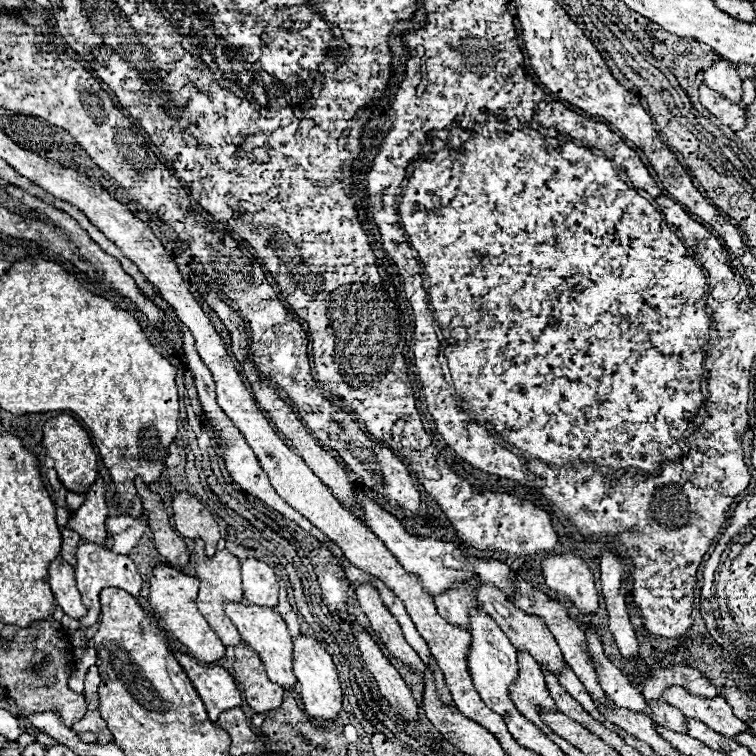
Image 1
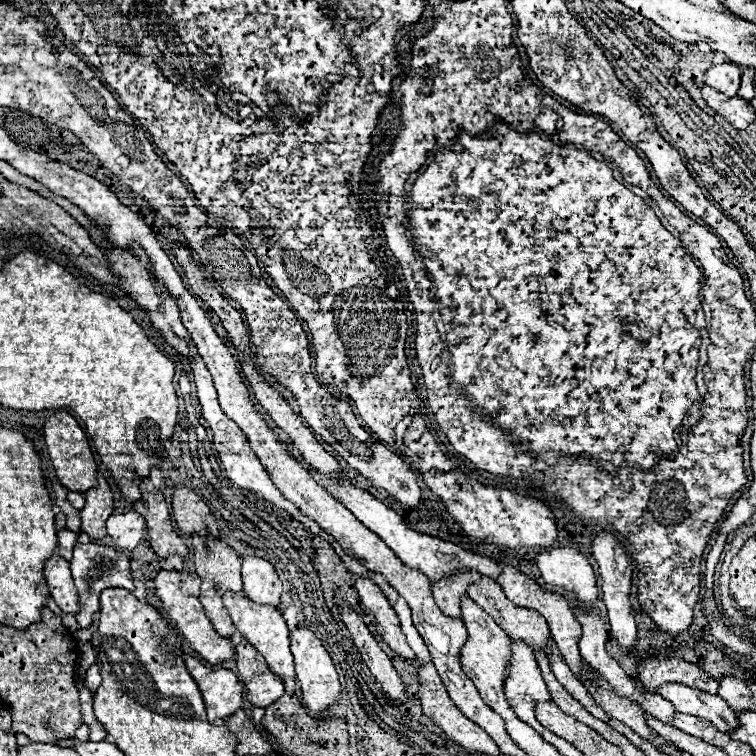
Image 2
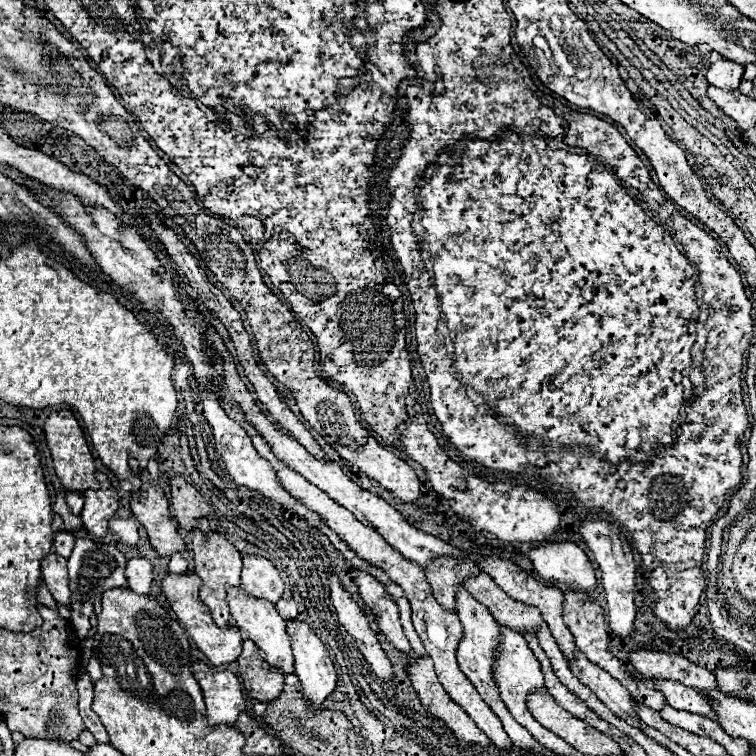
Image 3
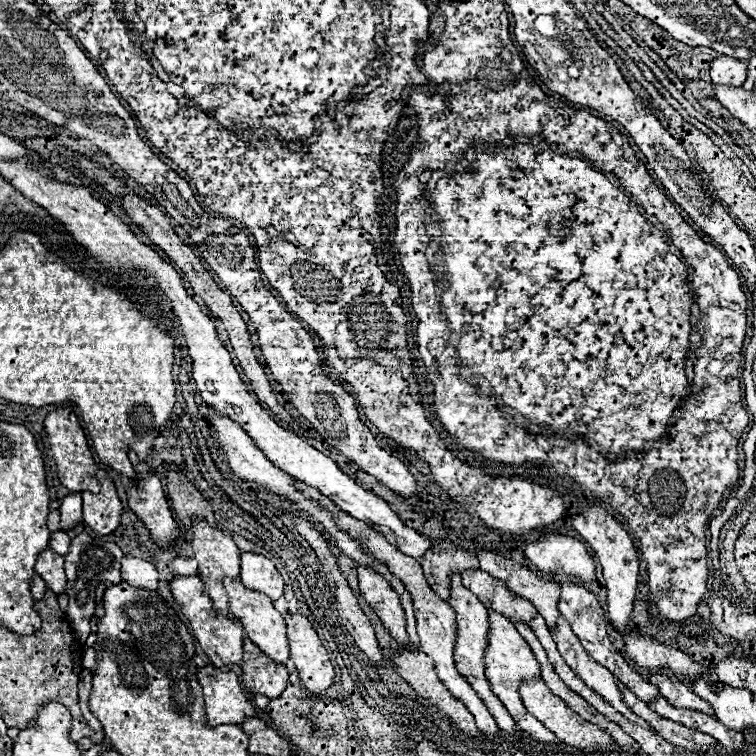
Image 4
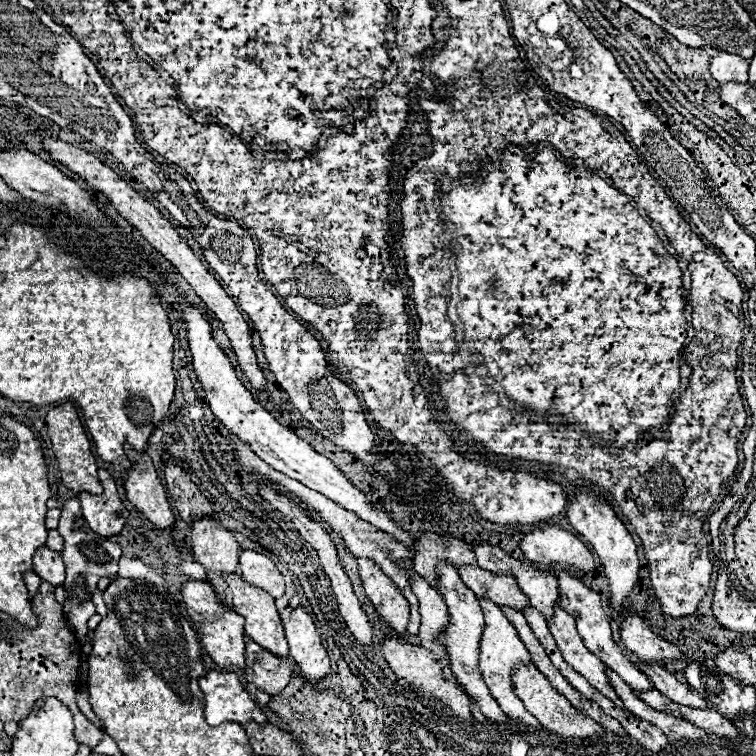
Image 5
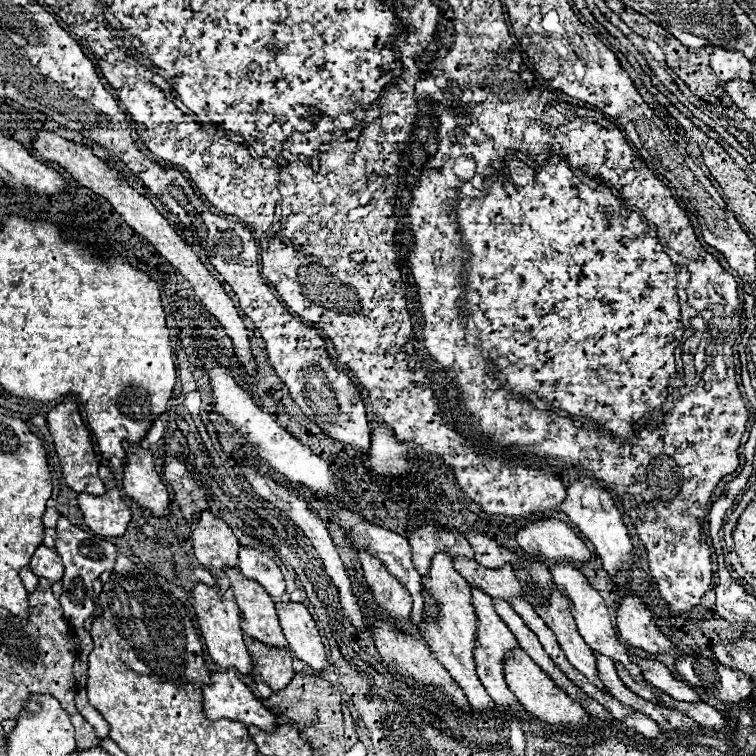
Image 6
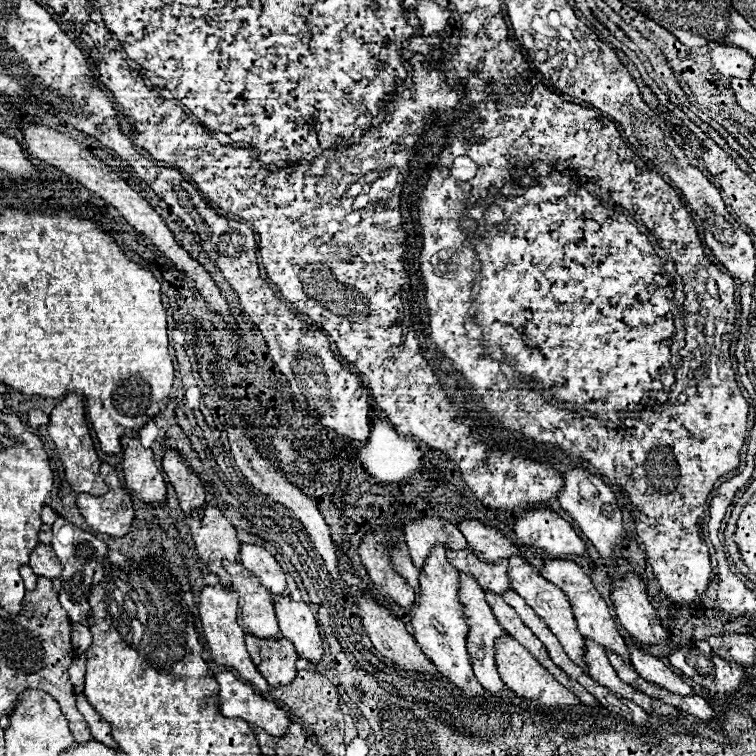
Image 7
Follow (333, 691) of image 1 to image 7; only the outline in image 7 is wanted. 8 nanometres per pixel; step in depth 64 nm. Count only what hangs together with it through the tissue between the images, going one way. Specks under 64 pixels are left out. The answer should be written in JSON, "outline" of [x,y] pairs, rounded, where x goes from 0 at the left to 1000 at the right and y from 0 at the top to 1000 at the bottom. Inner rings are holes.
{"outline":[[[362,788],[362,804],[373,841],[389,852],[397,870],[421,878],[429,862],[426,844],[407,799],[392,796],[384,788]]]}

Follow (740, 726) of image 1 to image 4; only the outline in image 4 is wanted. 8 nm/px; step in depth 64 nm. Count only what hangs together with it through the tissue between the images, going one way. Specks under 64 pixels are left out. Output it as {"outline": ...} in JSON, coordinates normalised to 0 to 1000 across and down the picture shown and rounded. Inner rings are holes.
{"outline":[[[873,889],[873,892],[860,892],[857,899],[870,907],[873,918],[886,931],[892,931],[897,937],[913,937],[913,939],[944,944],[944,939],[939,937],[939,931],[934,926],[929,926],[923,918],[918,918],[905,902],[897,902],[892,894],[884,894],[884,892]]]}

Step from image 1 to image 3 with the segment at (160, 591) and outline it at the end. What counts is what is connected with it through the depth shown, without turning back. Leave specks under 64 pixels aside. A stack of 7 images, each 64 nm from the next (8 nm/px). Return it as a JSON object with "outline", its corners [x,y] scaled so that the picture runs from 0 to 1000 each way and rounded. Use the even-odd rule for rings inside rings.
{"outline":[[[222,759],[214,767],[214,780],[217,788],[222,791],[228,807],[233,810],[235,823],[243,828],[243,833],[257,844],[259,854],[278,870],[278,876],[283,881],[294,881],[294,878],[304,878],[310,876],[317,865],[320,865],[320,841],[317,833],[310,828],[299,828],[299,831],[288,831],[288,825],[283,825],[280,812],[275,810],[275,802],[265,794],[262,788],[262,778],[265,778],[265,765],[259,759]]]}

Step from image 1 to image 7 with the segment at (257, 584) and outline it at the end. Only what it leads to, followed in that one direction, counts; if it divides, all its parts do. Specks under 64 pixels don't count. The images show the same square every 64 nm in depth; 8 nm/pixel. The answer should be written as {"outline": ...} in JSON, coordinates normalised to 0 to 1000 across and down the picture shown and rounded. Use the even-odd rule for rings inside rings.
{"outline":[[[320,720],[317,722],[317,741],[325,754],[331,754],[336,762],[341,762],[344,772],[357,780],[360,786],[373,786],[378,778],[378,762],[373,757],[373,749],[365,743],[365,738],[339,720]]]}

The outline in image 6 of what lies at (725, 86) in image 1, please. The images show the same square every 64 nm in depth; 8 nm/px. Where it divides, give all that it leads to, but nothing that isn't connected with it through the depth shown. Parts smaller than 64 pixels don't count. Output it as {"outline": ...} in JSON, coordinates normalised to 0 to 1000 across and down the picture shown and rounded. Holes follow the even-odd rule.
{"outline":[[[944,63],[944,69],[939,71],[939,87],[958,108],[995,106],[995,79],[989,79],[981,69]]]}

